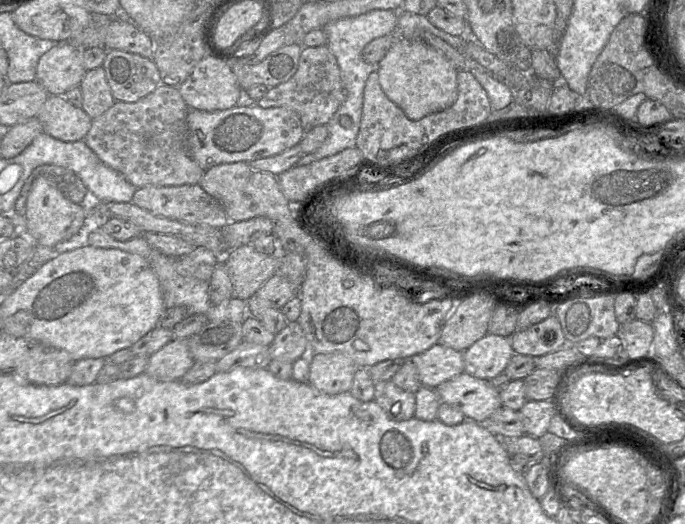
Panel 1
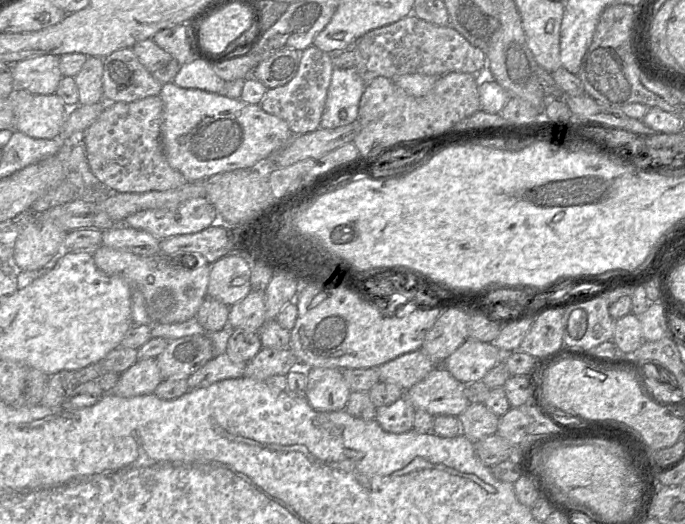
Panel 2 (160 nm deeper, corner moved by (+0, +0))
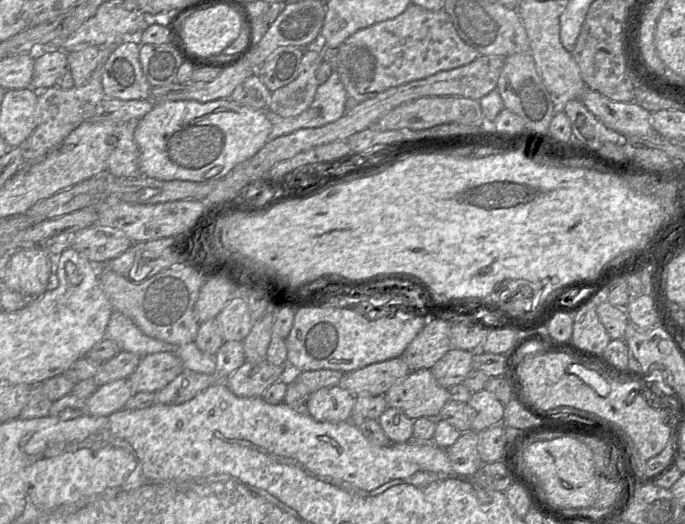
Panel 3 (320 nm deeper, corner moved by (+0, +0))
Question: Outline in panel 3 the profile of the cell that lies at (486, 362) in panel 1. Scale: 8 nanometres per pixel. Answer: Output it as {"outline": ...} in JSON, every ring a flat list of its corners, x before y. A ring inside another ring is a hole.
{"outline":[[450,349,430,369,437,383,446,389,462,383,473,369,473,355,474,352]]}

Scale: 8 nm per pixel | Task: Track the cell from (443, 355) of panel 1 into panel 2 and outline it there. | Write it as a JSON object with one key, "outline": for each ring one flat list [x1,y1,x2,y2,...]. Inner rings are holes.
{"outline":[[422,351,405,353,377,367,380,381,391,382,407,390,423,380,436,364]]}

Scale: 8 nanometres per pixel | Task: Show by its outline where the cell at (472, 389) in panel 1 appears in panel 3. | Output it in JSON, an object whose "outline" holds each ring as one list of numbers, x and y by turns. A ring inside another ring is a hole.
{"outline":[[430,369,411,372,403,380,398,381,384,394,388,406,403,411,409,418,417,420,421,417,437,419,444,405,450,401,448,389,440,386]]}

